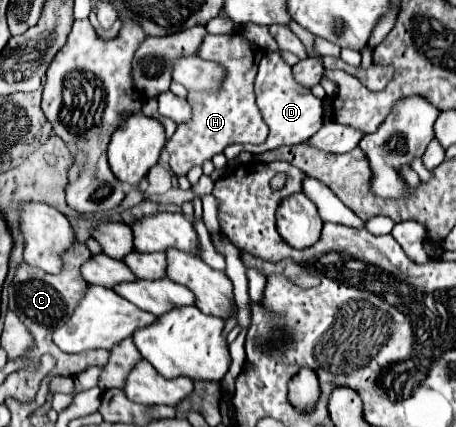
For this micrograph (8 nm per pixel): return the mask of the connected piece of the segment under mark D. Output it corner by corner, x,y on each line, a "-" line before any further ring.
267,53
261,59
259,73
255,77
255,97
257,97
257,107
261,111
261,117
263,117
263,121
269,127
269,137
261,145
233,143
233,145
225,147
223,153
225,153
227,159
235,159
241,151
265,153
265,151
277,149
281,145
297,145
297,143
303,143
311,135
315,135
315,131
319,131
319,127
323,125
323,107
321,107
321,101
307,87
299,85
293,79
291,67
281,59
279,53

